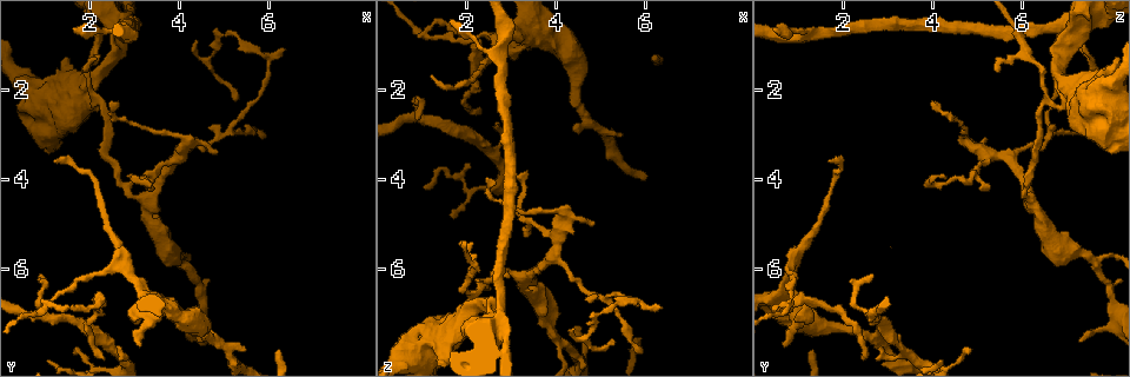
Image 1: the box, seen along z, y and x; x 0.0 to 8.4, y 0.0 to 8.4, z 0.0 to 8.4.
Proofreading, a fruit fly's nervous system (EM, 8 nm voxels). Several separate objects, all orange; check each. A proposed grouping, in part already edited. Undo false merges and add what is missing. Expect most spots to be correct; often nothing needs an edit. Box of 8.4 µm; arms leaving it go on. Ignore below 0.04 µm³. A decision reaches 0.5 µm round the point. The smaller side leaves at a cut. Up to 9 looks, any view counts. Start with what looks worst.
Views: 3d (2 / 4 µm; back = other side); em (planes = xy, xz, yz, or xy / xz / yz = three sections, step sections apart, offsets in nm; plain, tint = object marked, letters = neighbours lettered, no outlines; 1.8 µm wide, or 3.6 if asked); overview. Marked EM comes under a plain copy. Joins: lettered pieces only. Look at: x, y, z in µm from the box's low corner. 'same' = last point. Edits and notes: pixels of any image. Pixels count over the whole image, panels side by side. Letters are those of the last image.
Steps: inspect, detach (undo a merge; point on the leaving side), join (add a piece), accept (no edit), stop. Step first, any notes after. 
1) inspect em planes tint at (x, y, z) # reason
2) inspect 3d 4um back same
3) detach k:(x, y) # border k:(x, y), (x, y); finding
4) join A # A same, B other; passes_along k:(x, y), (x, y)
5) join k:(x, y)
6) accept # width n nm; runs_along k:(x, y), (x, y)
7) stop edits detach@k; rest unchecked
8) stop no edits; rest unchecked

inspect em xz step 4 tint at (2.65, 0.65, 7.15)

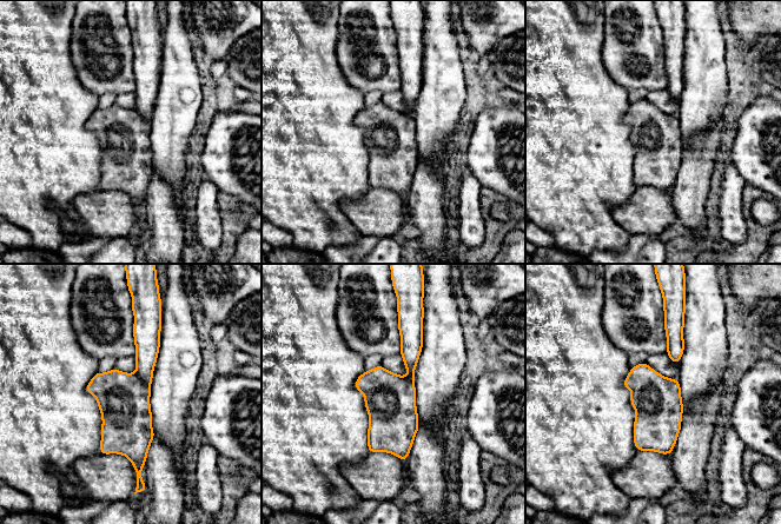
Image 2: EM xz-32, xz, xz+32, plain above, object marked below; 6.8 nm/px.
inspect em yz step 16 tint same

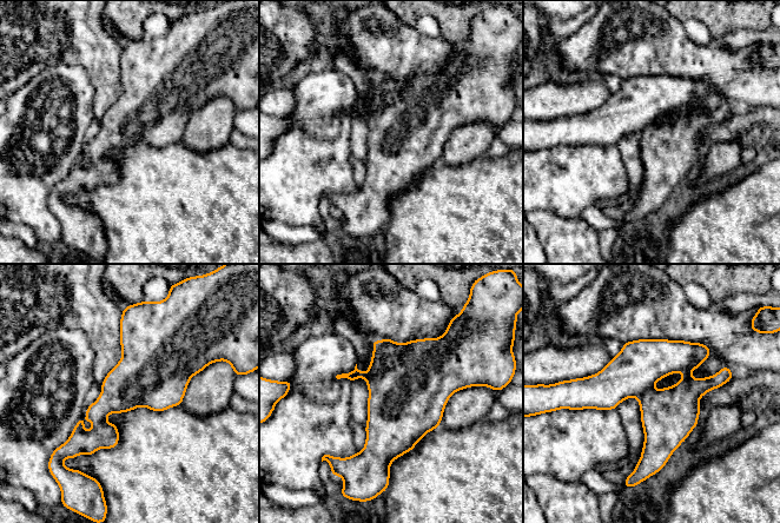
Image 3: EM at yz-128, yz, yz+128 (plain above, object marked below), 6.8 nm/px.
inspect em yz step 16 letters same # see the neighbours

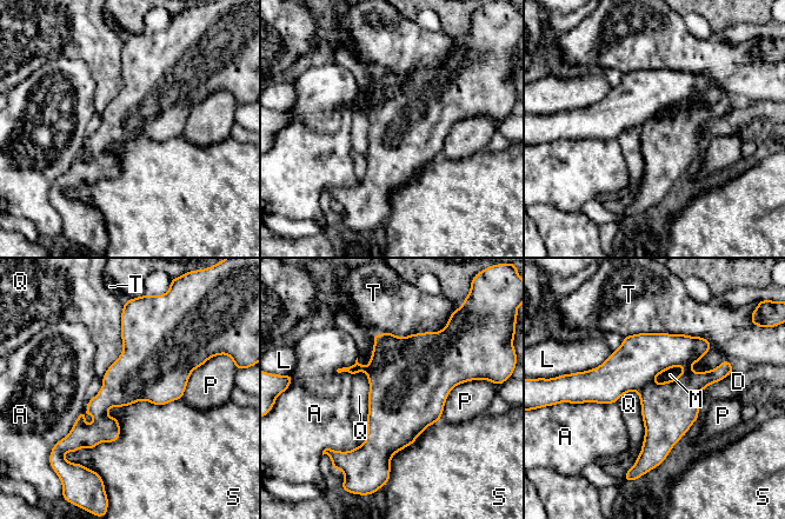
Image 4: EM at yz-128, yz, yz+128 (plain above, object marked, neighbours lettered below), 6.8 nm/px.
accept # longest_contact S 800 nm; A other, D other, L other, M other, P other, Q other, S other, T other; border 4:(684, 367), (670, 367), (652, 380); continuous, no second neuron

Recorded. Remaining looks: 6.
inspect 3d 2um at (4.35, 7.10, 1.45) # arms part here

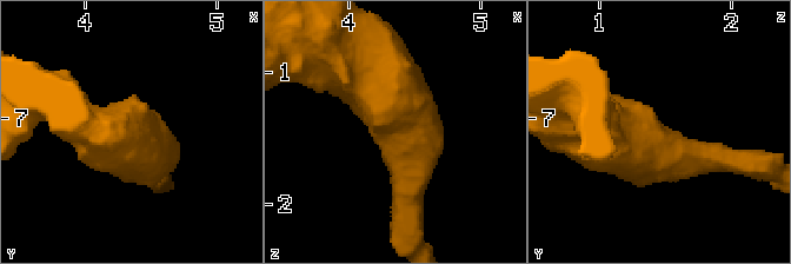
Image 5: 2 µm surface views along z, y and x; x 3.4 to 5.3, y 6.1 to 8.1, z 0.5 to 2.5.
inspect em yz step 16 tint at (4.36, 7.14, 1.42)

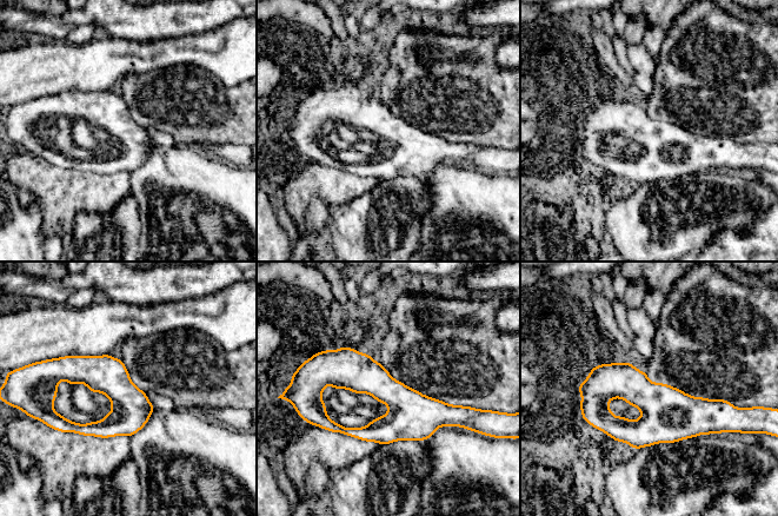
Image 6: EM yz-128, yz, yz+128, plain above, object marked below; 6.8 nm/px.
inspect em planes letters same

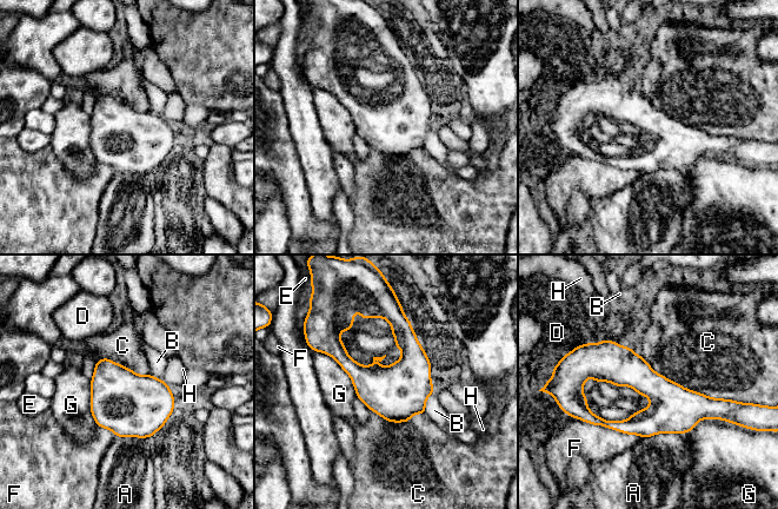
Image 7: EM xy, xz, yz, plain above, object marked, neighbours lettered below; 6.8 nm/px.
accept # width 260 nm; A other, B other, C other, D other, E other, F other, G other, H other; runs_along 7:(579, 381), (634, 371), (673, 404), (718, 404); one neuron here

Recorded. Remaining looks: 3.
inspect 3d 4um back at (3.20, 4.35, 6.20) # three-way junction

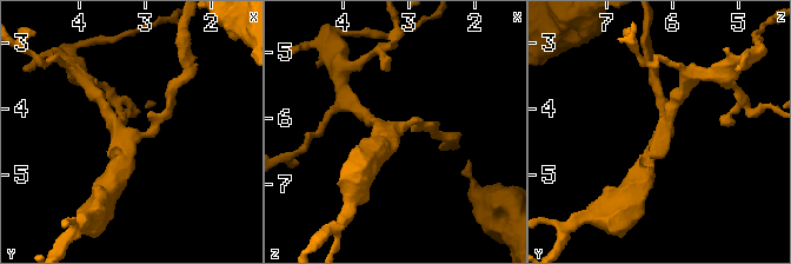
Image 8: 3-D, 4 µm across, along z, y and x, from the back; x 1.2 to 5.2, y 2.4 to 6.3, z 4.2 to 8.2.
inspect em yz step 4 tint at (3.20, 4.40, 6.15) # arms 3

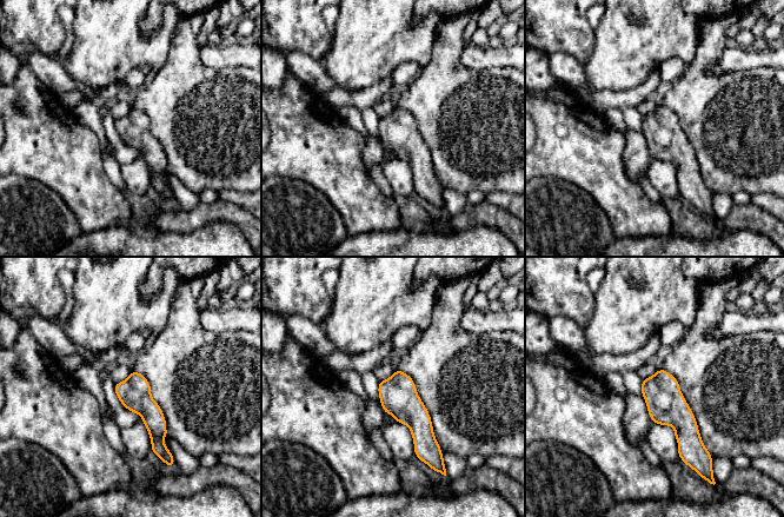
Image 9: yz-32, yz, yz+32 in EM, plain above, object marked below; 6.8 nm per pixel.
inspect em planes letters same

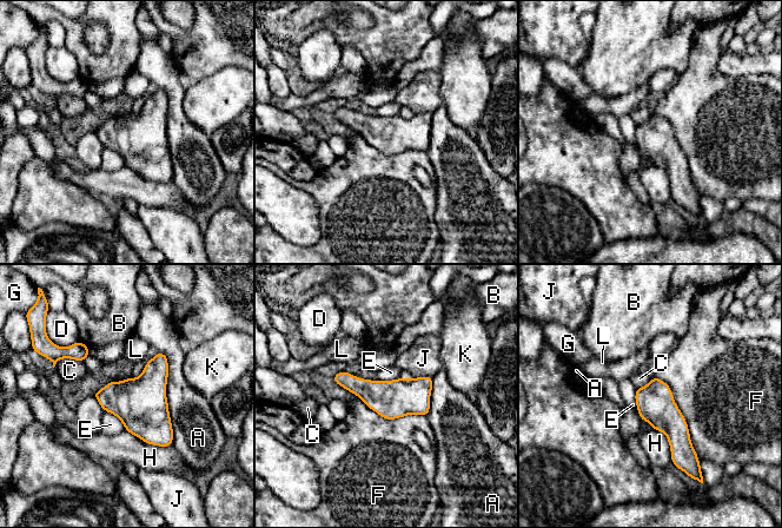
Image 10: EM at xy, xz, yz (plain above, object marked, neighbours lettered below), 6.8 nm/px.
accept # width 260 nm; longest_contact A 650 nm; A other, B other, C other, D other, E other, F other, G other, H other, J other, K other, L other; one neuron here

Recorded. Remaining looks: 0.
stop no edits; rest unchecked

